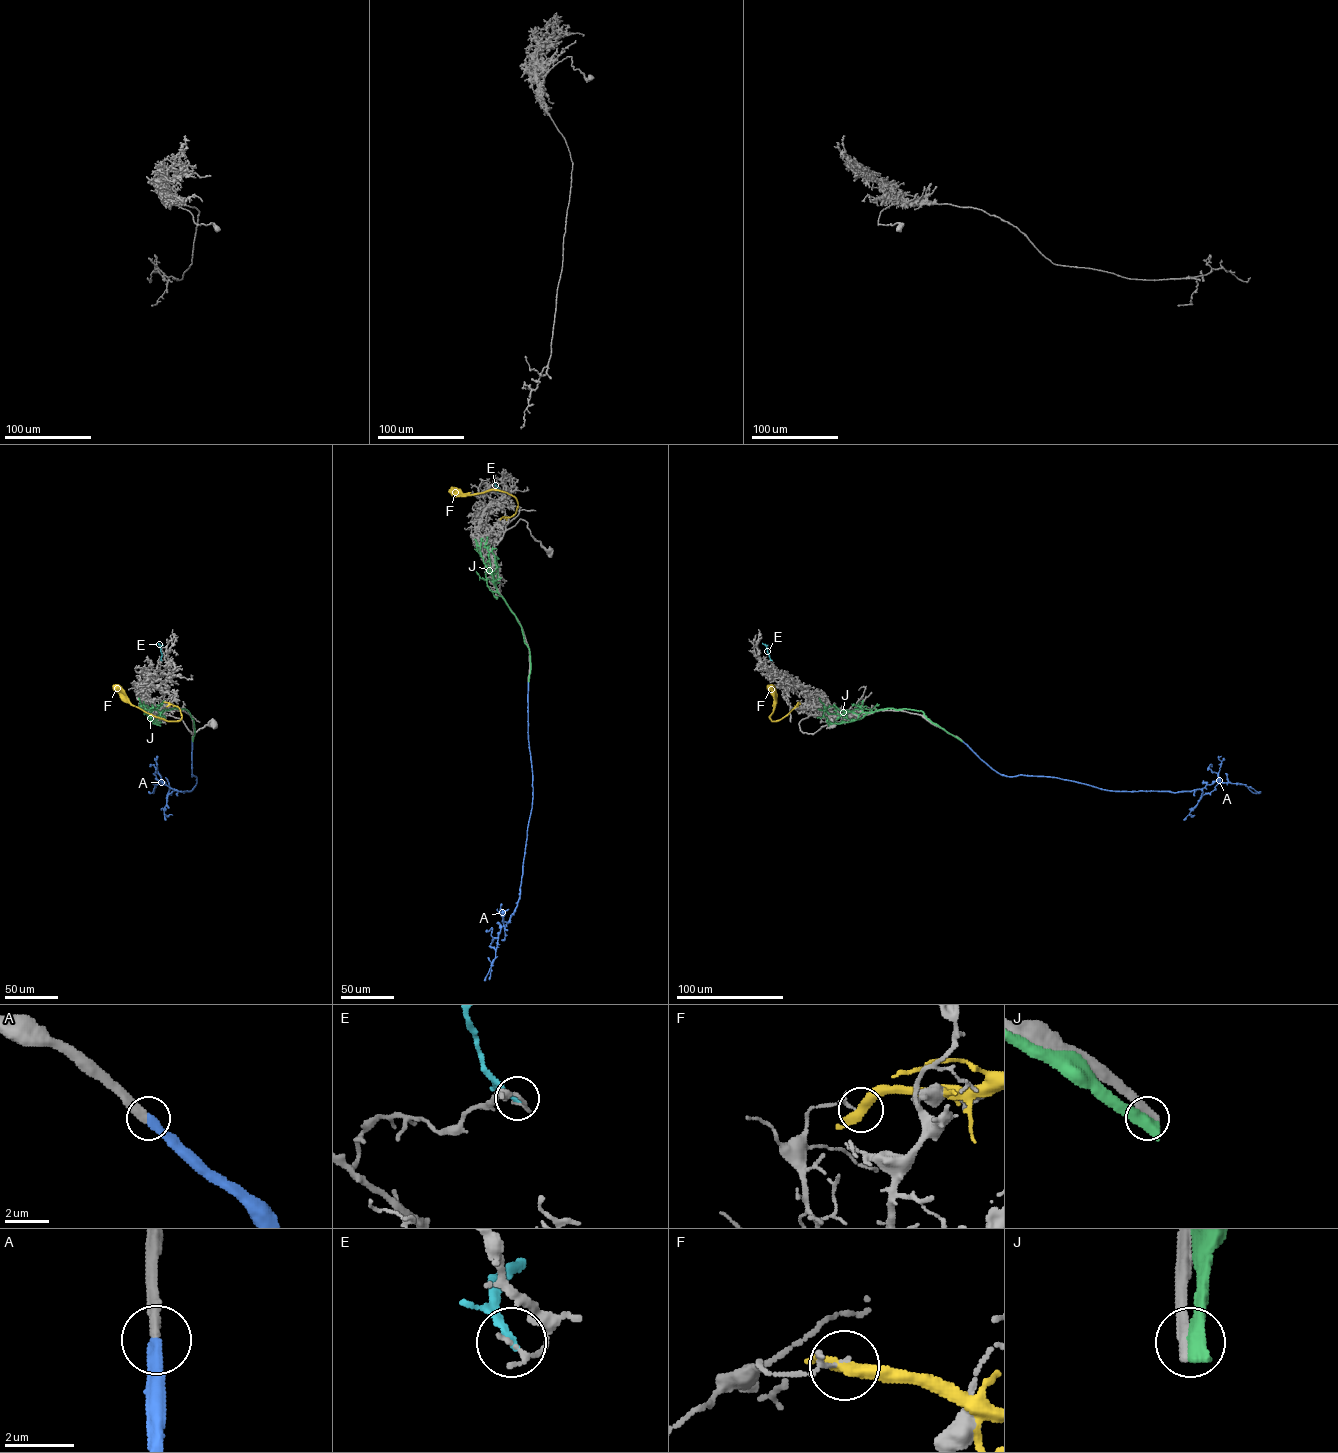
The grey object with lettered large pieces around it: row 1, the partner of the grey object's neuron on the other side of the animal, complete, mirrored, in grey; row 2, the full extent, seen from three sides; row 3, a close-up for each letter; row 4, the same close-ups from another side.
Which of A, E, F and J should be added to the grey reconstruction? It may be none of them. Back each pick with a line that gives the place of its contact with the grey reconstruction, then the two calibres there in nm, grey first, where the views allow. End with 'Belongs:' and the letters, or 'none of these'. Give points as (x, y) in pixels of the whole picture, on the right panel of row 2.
A: (962, 740) | 360/400 nm
Belongs: A

